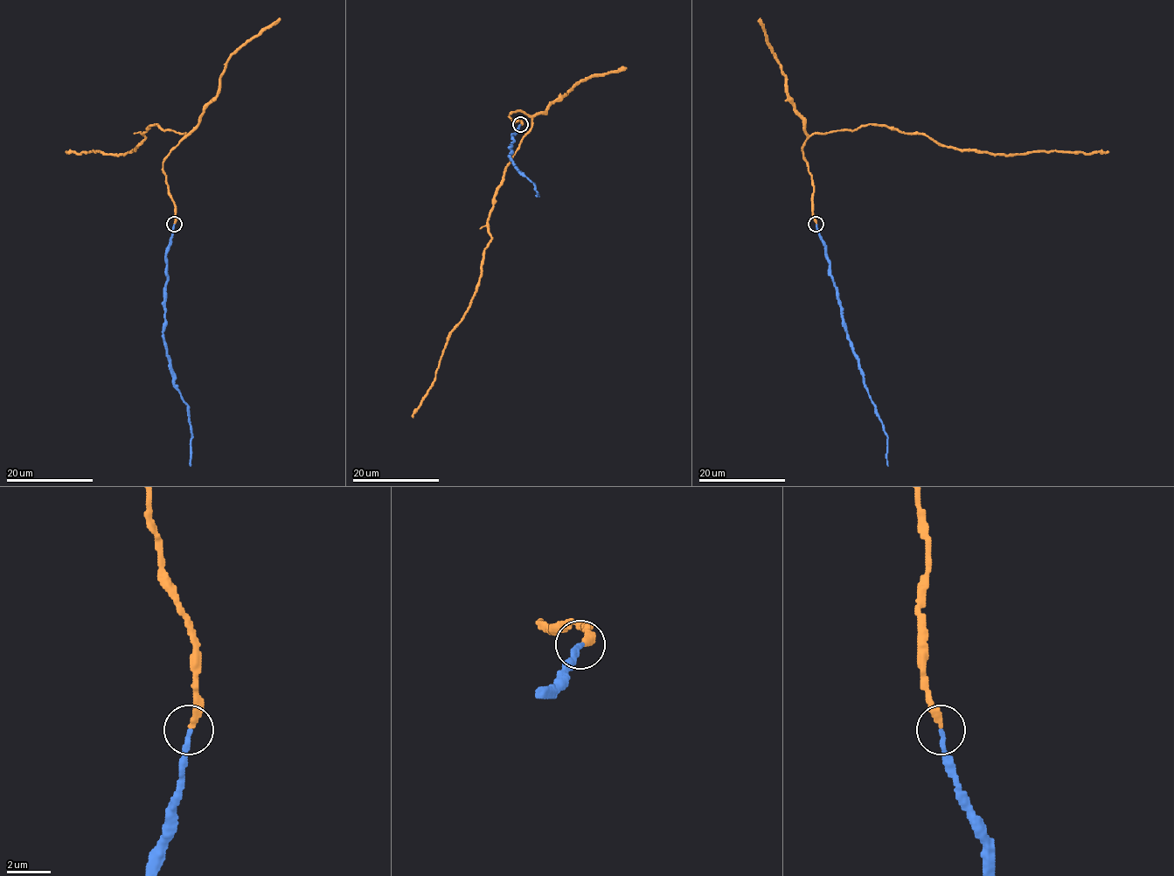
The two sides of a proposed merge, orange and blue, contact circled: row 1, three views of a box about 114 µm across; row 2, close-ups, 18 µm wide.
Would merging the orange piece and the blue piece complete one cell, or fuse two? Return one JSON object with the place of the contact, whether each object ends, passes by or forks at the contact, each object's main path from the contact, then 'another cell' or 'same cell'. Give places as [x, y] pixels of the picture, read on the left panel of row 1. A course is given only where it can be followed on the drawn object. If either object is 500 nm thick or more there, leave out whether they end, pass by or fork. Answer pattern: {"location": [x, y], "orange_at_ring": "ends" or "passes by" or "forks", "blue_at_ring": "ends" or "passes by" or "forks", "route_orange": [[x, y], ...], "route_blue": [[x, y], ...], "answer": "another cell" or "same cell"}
{"location": [174, 224], "orange_at_ring": "ends", "blue_at_ring": "ends", "route_orange": [[174, 223], [175, 204], [163, 160], [184, 133], [151, 124], [135, 150], [125, 154], [66, 151]], "route_blue": [[174, 223], [165, 256], [163, 338], [173, 384], [187, 405], [191, 435], [191, 466]], "answer": "same cell"}

